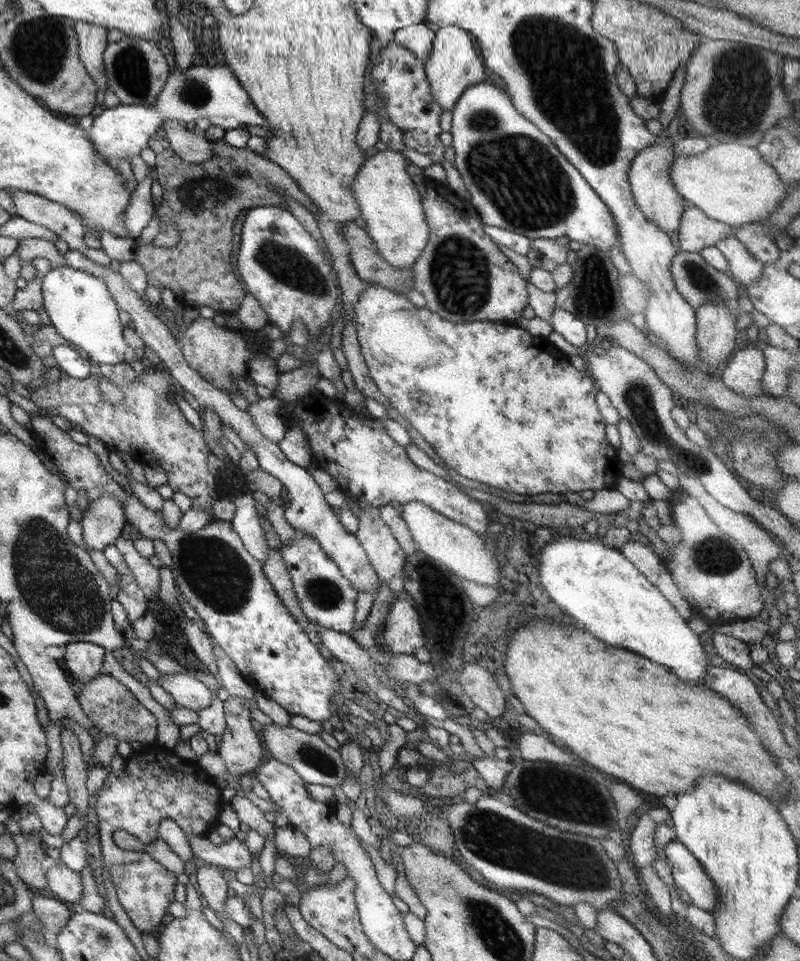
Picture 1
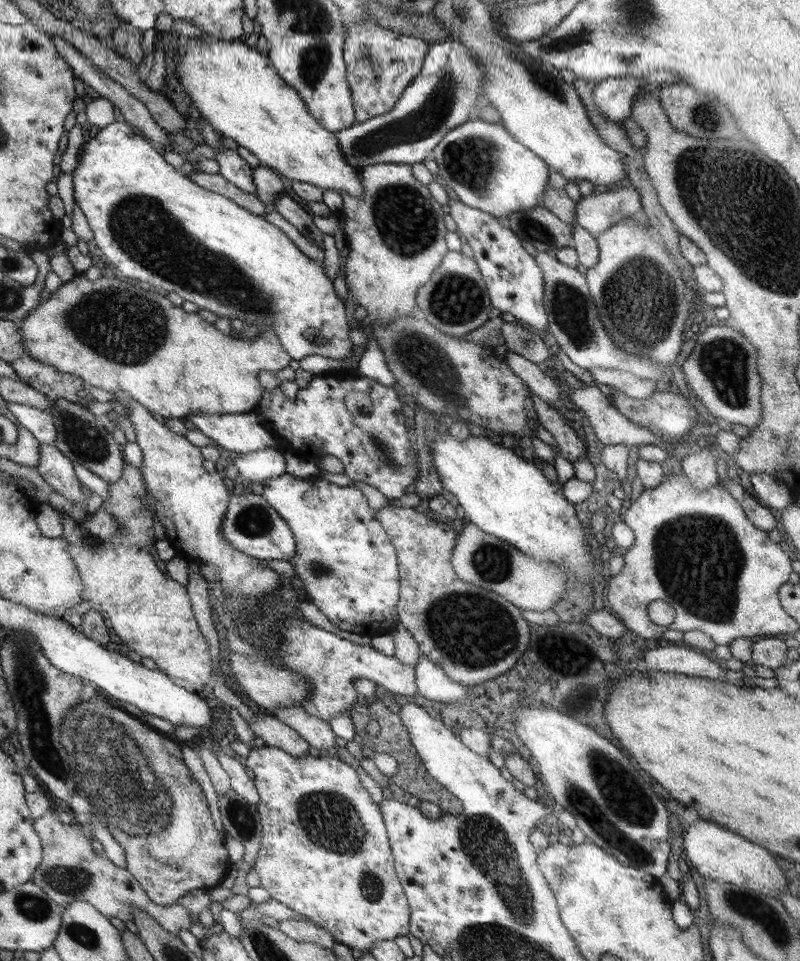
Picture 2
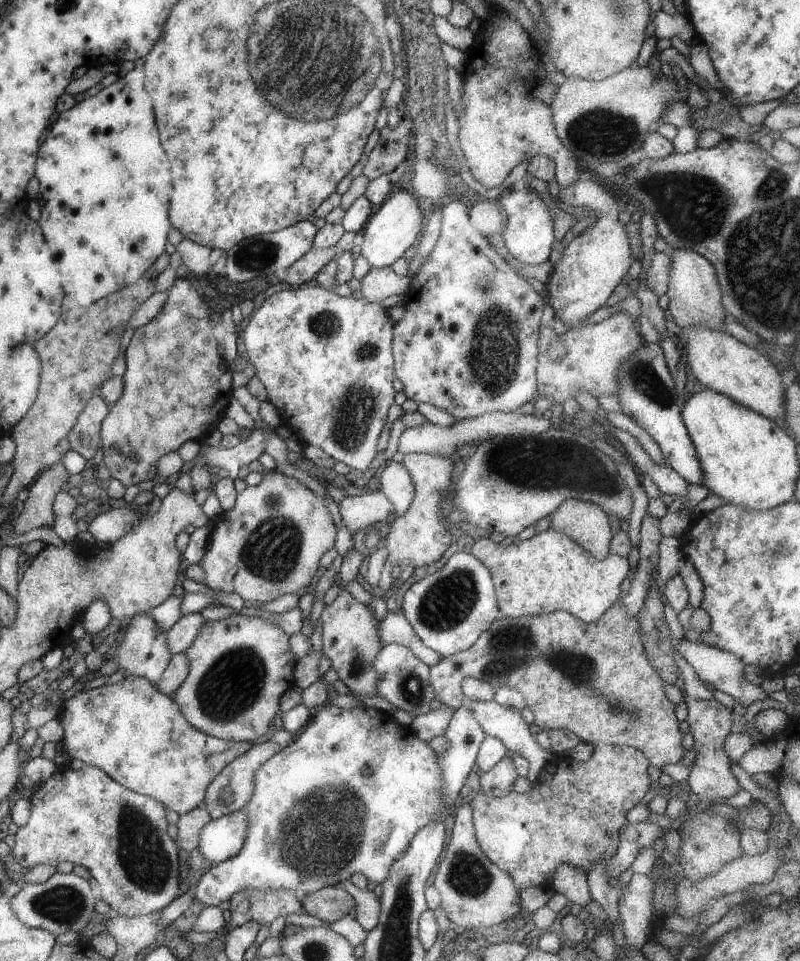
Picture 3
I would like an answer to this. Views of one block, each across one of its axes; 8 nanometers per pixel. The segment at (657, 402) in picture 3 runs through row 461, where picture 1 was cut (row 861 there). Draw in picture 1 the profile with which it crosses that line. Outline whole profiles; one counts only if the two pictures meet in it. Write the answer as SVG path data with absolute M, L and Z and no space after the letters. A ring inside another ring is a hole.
M677 839L669 841L663 850L675 888L681 888L689 896L692 906L712 914L716 908L717 890L700 862Z

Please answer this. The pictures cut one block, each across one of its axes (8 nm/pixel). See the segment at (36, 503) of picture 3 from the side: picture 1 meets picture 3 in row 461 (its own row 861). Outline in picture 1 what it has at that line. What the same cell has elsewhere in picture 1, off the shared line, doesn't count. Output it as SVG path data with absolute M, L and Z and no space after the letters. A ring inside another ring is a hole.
M61 860L45 871L47 889L55 898L62 902L69 902L77 909L77 900L81 898L81 876L69 869Z

